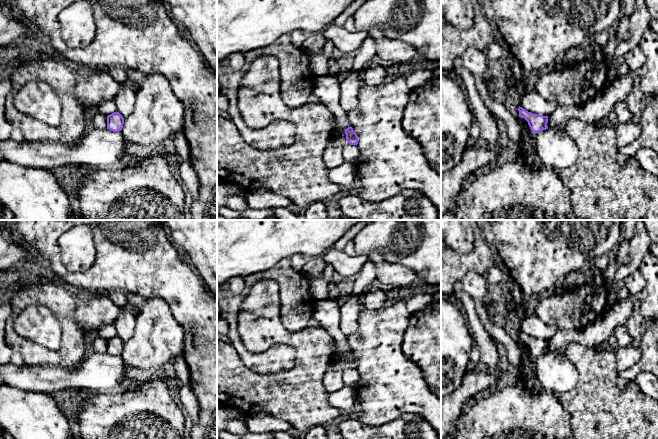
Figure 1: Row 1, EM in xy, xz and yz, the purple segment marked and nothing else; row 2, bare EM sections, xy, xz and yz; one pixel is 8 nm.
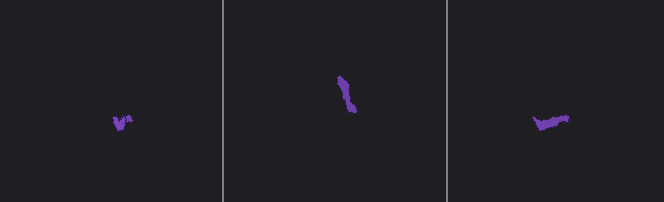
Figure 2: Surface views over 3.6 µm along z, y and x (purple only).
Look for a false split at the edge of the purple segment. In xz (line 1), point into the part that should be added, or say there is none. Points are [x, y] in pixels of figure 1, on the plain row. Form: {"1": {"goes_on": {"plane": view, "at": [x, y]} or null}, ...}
{"1": {"goes_on": null}}

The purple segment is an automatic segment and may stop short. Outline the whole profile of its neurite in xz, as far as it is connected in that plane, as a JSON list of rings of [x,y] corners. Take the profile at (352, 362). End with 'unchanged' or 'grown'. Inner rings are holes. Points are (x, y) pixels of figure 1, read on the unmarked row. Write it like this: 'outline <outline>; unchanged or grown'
outline [[[350,350],[345,354],[345,358],[346,358],[346,363],[347,366],[350,369],[356,369],[358,368],[358,360],[357,358],[354,356],[353,352]]]; unchanged

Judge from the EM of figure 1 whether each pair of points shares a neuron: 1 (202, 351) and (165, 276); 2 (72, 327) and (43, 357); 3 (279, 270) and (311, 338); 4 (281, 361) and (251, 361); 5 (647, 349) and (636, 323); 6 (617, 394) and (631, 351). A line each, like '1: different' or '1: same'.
1: same
2: same
3: different
4: same
5: different
6: different

